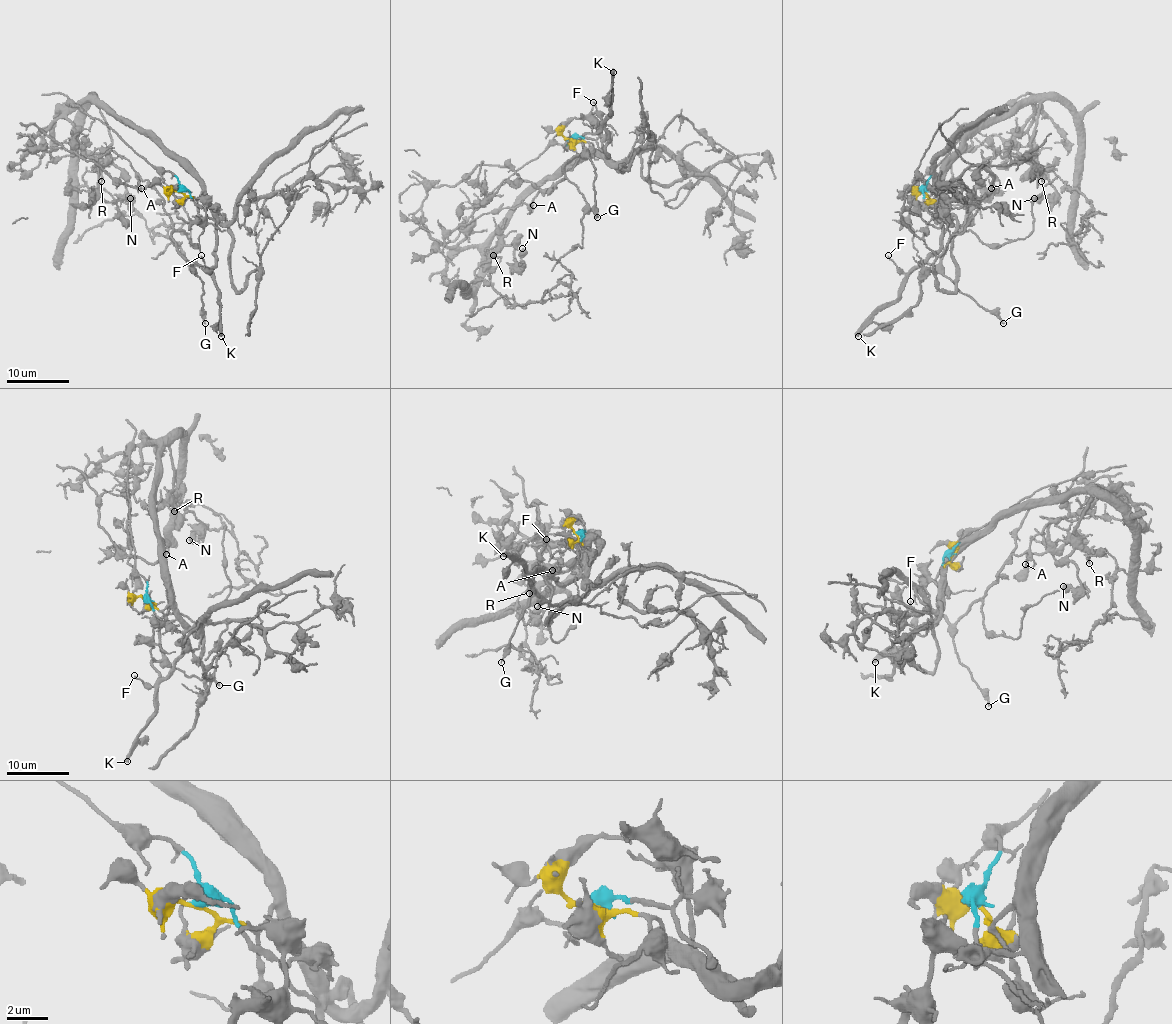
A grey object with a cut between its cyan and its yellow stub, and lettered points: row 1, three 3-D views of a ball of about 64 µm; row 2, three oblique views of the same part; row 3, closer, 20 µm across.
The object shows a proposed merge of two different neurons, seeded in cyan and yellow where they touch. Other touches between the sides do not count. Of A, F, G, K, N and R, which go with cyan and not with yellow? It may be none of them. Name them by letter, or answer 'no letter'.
A, F, G, K

